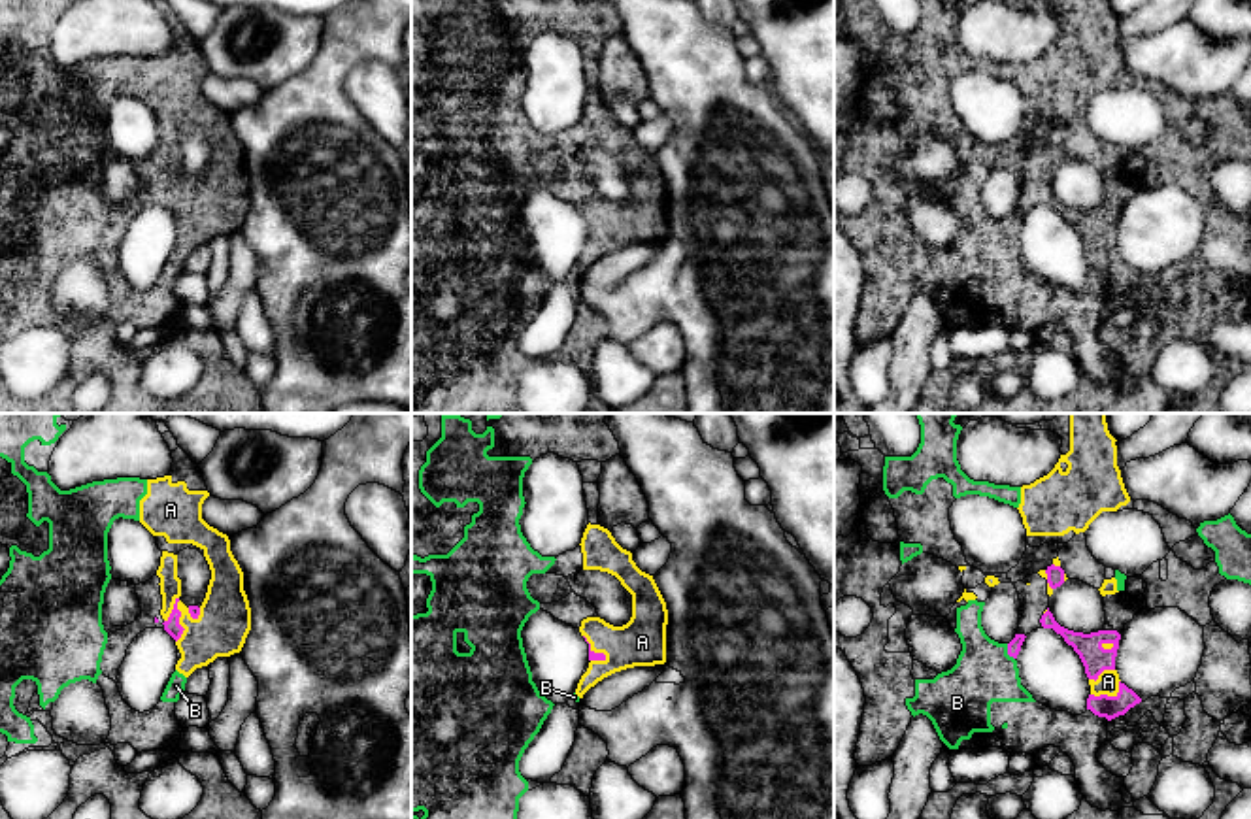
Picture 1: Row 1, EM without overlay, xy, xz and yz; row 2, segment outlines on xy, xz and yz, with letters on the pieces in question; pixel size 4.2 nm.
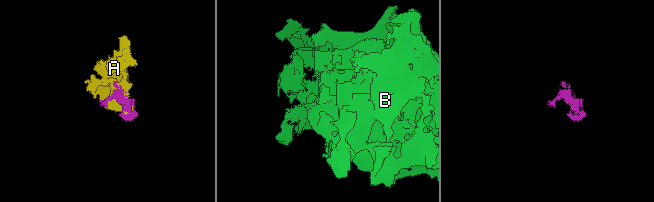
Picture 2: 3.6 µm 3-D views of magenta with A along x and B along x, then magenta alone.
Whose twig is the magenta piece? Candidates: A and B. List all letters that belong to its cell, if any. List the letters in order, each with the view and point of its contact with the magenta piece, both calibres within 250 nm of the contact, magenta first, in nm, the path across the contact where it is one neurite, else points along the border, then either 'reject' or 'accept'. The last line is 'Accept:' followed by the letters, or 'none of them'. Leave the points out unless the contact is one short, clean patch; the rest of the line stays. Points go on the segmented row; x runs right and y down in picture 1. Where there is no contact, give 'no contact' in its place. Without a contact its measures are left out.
A: meets magenta in xy at (178, 619); 70 nm thick on the magenta side, 220 nm on the other; accept
B: meets magenta in yz at (1008, 651); 60 nm thick on the magenta side, 260 nm on the other; accept
Accept: A, B

